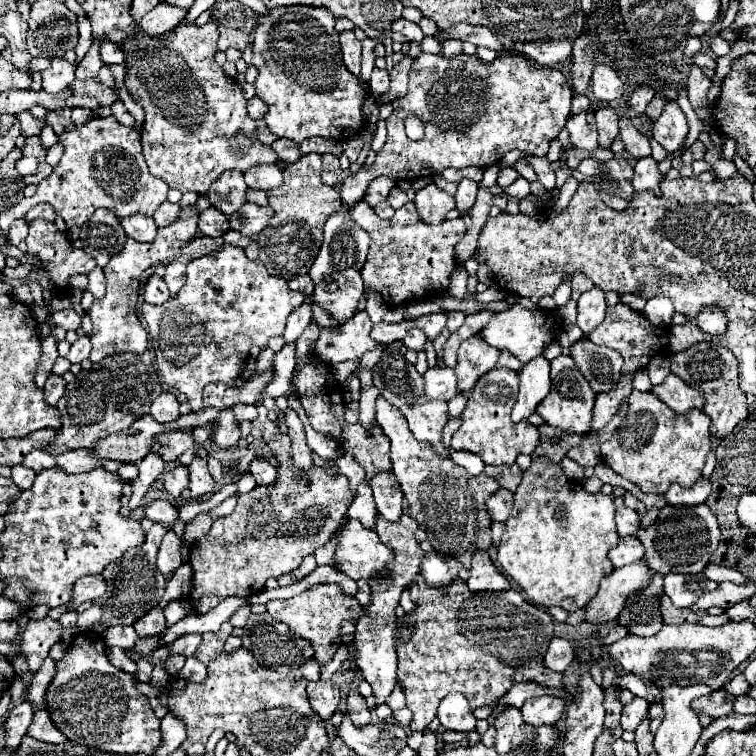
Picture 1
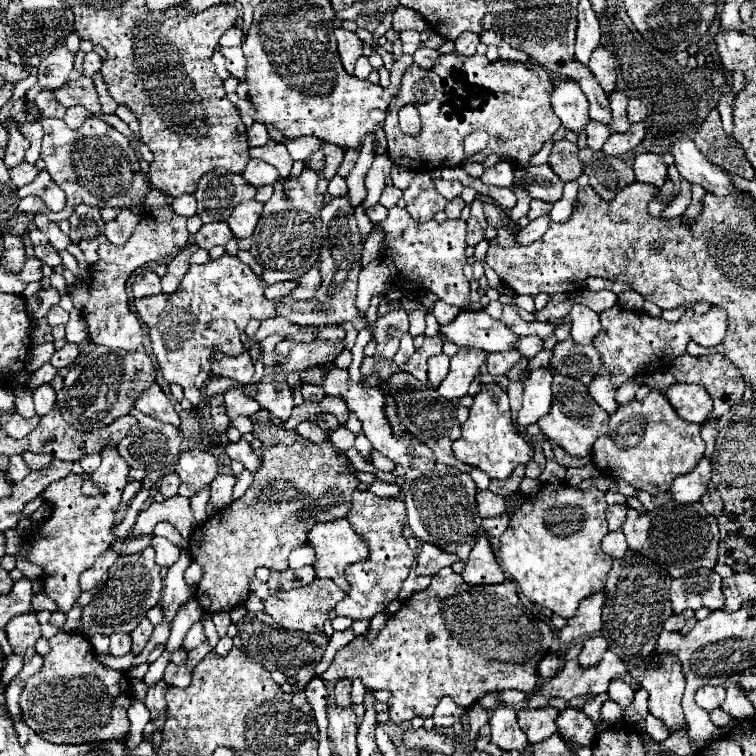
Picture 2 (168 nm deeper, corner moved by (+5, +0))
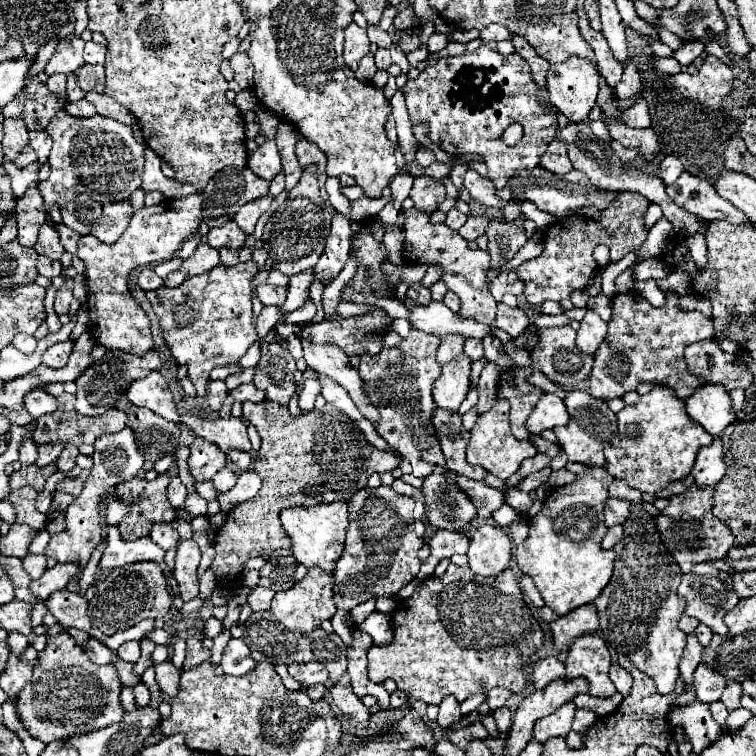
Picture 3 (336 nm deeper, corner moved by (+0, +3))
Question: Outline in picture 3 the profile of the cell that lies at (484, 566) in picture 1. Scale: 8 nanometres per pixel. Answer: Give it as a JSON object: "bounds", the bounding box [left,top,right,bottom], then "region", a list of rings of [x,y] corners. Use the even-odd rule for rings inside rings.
{"bounds":[469,525,511,575],"region":[[[481,525],[469,539],[469,567],[477,575],[497,575],[509,567],[511,539],[499,525]]]}

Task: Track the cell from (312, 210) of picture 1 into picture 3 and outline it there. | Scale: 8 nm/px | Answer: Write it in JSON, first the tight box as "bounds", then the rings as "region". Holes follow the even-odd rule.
{"bounds":[261,165,333,275],"region":[[[309,165],[303,169],[301,181],[289,193],[287,201],[281,205],[281,209],[277,209],[271,215],[271,219],[267,221],[263,229],[263,237],[261,237],[265,243],[263,249],[269,253],[269,257],[277,265],[277,271],[285,275],[295,275],[295,273],[301,273],[313,267],[325,249],[325,239],[329,235],[331,217],[333,217],[331,207],[319,195],[317,167]]]}

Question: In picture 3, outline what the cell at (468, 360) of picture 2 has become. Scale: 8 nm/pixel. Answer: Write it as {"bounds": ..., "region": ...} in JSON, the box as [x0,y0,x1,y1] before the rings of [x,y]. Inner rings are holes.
{"bounds":[433,353,471,411],"region":[[[465,353],[445,363],[439,379],[433,383],[433,399],[437,407],[447,411],[459,409],[461,401],[469,393],[469,373],[471,373],[471,361]]]}

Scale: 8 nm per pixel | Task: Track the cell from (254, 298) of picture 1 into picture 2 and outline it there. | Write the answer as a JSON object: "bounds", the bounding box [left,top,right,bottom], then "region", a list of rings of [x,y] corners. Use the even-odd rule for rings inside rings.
{"bounds":[134,254,280,406],"region":[[[224,254],[204,266],[190,266],[174,294],[156,294],[134,300],[140,320],[148,326],[152,352],[162,376],[166,382],[178,384],[192,406],[198,406],[200,402],[200,386],[210,374],[214,352],[220,350],[226,356],[238,356],[242,352],[240,334],[246,324],[250,320],[262,322],[276,316],[280,300],[268,300],[264,296],[266,286],[268,284],[254,274],[250,266],[236,256]]]}

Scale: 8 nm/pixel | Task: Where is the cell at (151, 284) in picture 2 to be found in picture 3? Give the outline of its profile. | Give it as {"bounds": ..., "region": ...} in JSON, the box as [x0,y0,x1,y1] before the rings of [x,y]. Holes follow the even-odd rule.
{"bounds":[139,269,163,291],"region":[[[143,269],[139,275],[139,287],[143,291],[155,291],[157,287],[163,287],[163,279],[159,275],[155,275],[153,269]]]}

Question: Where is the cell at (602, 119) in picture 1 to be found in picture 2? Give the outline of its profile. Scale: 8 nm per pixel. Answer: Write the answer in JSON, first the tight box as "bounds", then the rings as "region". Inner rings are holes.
{"bounds":[586,120,610,150],"region":[[[590,120],[588,128],[586,128],[586,136],[588,136],[588,148],[592,150],[602,150],[604,142],[610,138],[610,128],[598,120]]]}

